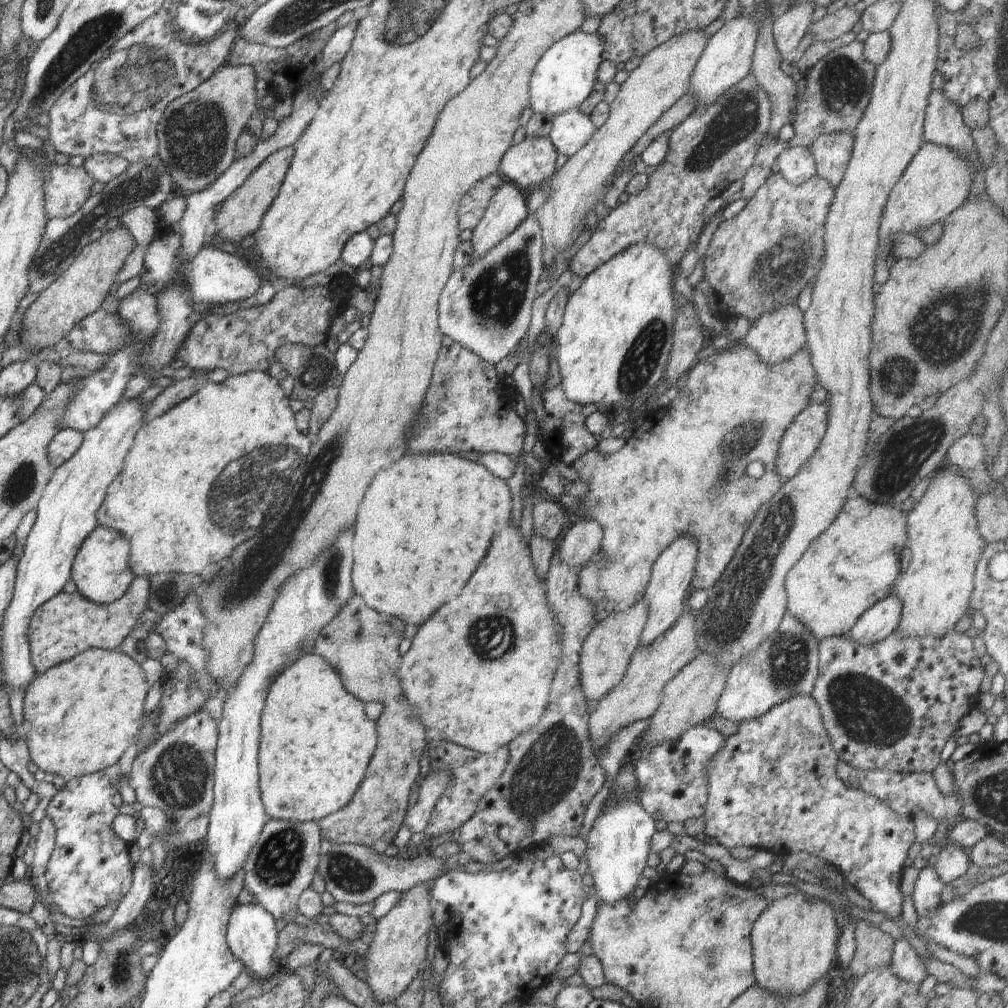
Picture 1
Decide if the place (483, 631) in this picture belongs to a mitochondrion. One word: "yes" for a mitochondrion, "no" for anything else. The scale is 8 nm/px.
yes

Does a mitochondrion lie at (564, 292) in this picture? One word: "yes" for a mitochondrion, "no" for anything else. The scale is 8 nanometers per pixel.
no

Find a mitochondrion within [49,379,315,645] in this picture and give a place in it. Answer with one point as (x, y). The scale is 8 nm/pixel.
(279, 455)

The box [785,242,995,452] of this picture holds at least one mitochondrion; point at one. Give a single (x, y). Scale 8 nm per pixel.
(933, 339)

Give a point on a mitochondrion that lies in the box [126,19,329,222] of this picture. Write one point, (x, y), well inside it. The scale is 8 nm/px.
(194, 134)

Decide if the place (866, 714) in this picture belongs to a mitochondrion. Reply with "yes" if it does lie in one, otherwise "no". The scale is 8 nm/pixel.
yes

